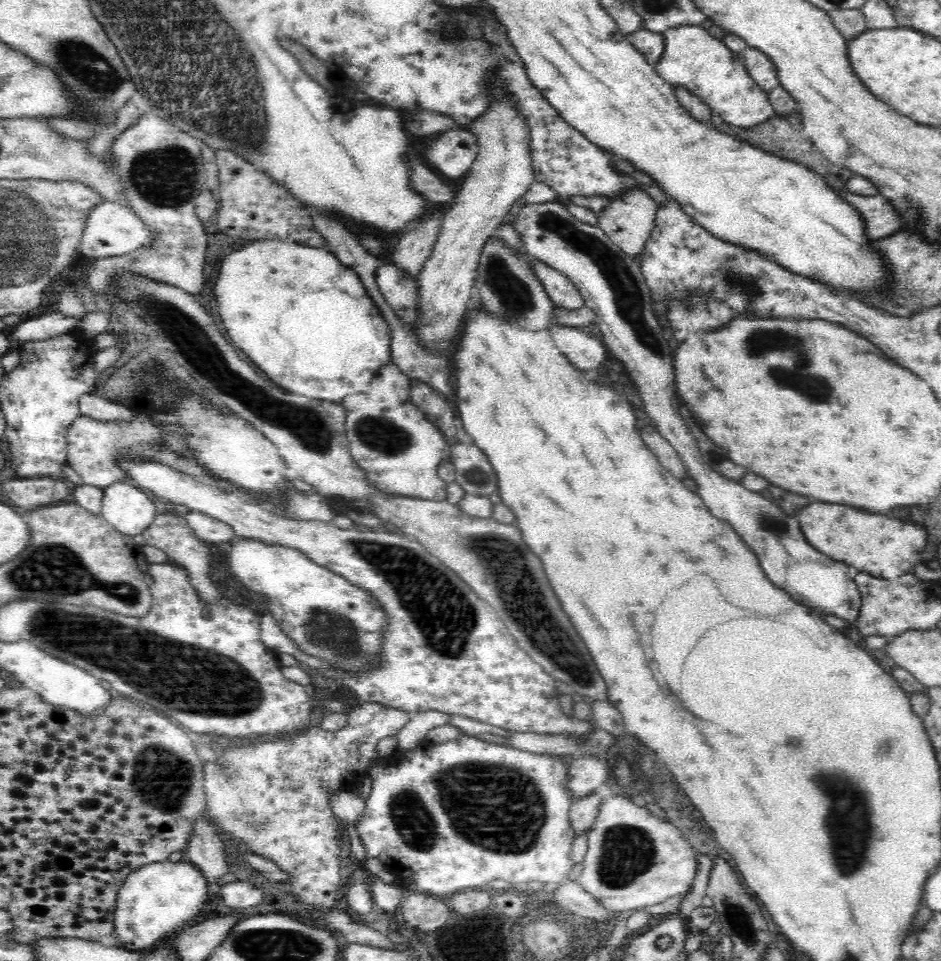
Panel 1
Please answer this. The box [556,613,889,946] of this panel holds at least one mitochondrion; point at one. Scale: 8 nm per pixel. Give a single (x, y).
(848, 823)

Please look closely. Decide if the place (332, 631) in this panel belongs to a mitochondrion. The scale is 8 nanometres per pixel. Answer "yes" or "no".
yes

